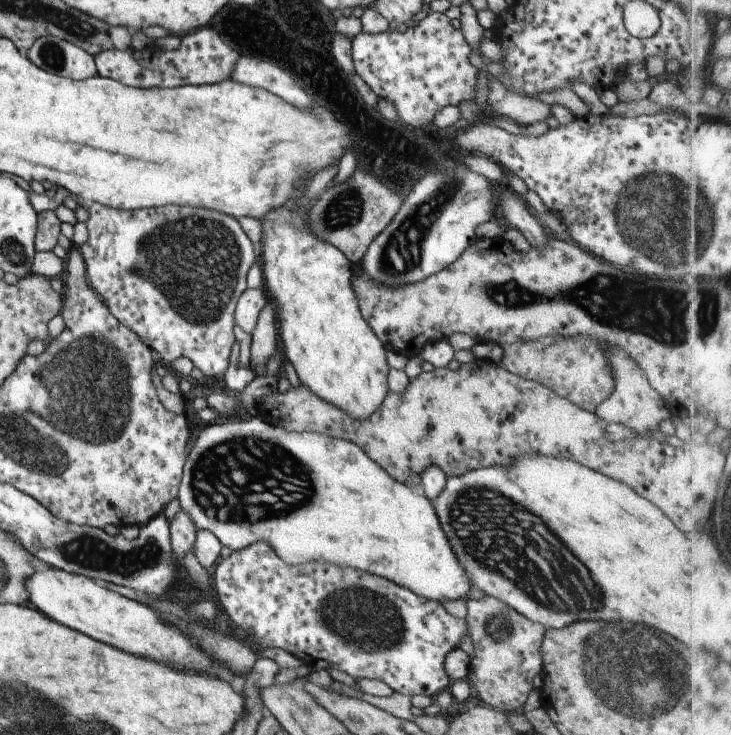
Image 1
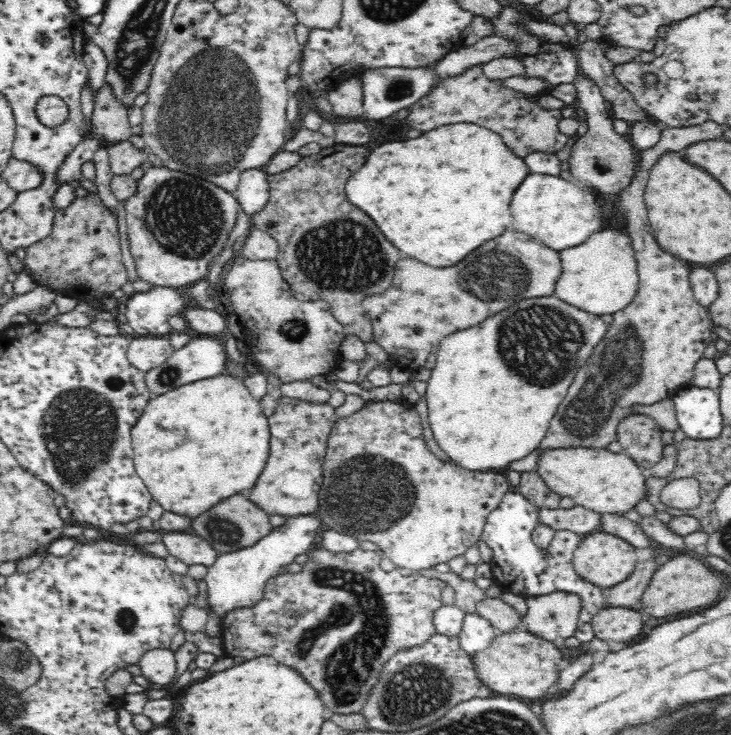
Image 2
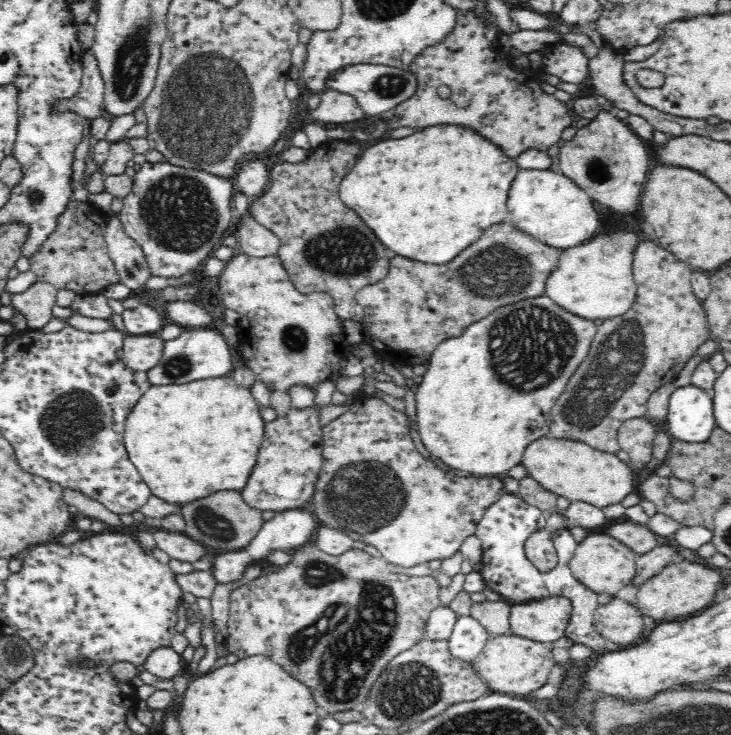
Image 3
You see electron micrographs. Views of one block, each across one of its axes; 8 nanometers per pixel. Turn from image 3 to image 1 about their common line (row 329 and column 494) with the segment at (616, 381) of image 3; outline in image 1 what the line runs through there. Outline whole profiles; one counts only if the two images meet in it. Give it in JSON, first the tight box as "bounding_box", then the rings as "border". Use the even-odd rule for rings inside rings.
{"bounding_box":[465,595,546,714],"border":[[[492,595],[470,599],[465,621],[474,644],[467,680],[494,710],[507,714],[521,712],[533,688],[532,679],[543,672],[541,644],[546,629]]]}

